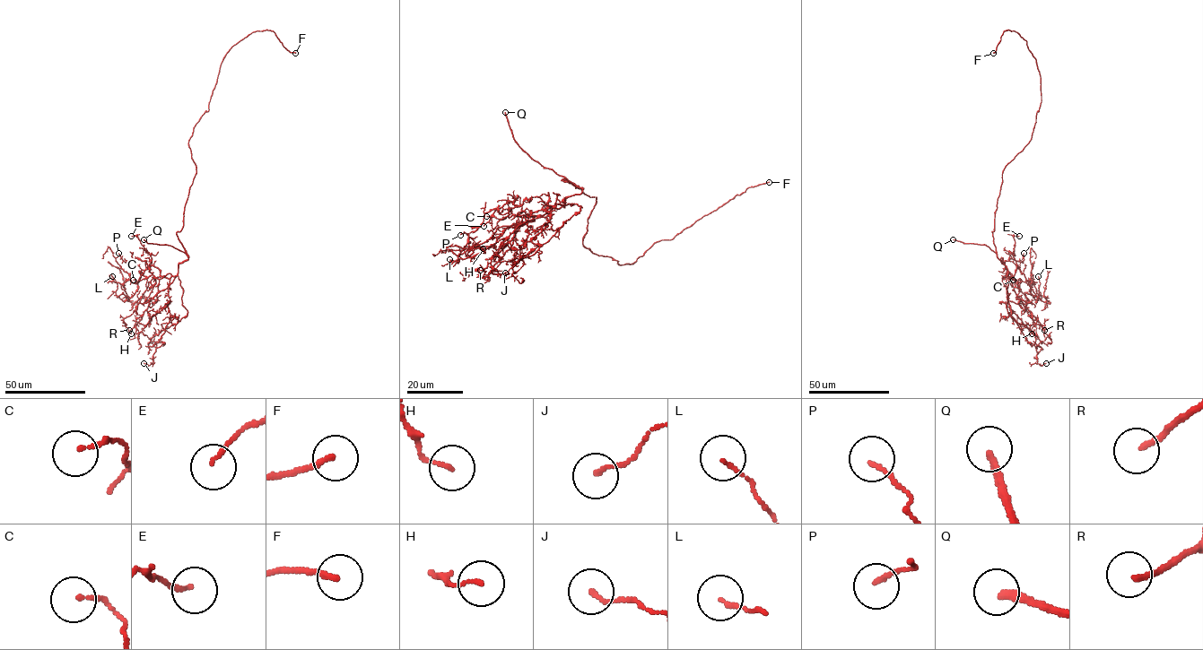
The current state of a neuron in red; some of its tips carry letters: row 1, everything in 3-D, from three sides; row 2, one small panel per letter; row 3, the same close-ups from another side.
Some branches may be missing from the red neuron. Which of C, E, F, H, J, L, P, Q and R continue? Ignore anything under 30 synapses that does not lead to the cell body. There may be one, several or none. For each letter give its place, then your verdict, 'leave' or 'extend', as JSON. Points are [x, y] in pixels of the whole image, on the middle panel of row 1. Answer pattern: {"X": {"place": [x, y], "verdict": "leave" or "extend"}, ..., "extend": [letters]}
{"C": {"place": [486, 216], "verdict": "leave"}, "E": {"place": [483, 226], "verdict": "leave"}, "F": {"place": [769, 182], "verdict": "leave"}, "H": {"place": [483, 248], "verdict": "leave"}, "J": {"place": [505, 272], "verdict": "leave"}, "L": {"place": [449, 259], "verdict": "leave"}, "P": {"place": [460, 235], "verdict": "leave"}, "Q": {"place": [505, 112], "verdict": "extend"}, "R": {"place": [480, 270], "verdict": "leave"}, "extend": ["Q"]}

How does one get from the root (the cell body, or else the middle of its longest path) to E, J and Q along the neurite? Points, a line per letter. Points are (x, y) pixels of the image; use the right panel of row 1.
E: (1002, 176), (992, 232), (997, 256), (1010, 278), (1016, 268), (1014, 236), (1019, 236)
J: (1002, 176), (993, 242), (997, 256), (1007, 270), (1011, 316), (1027, 341), (1036, 348), (1037, 363), (1046, 363)
Q: (1002, 176), (992, 232), (996, 252), (985, 245), (953, 239)

